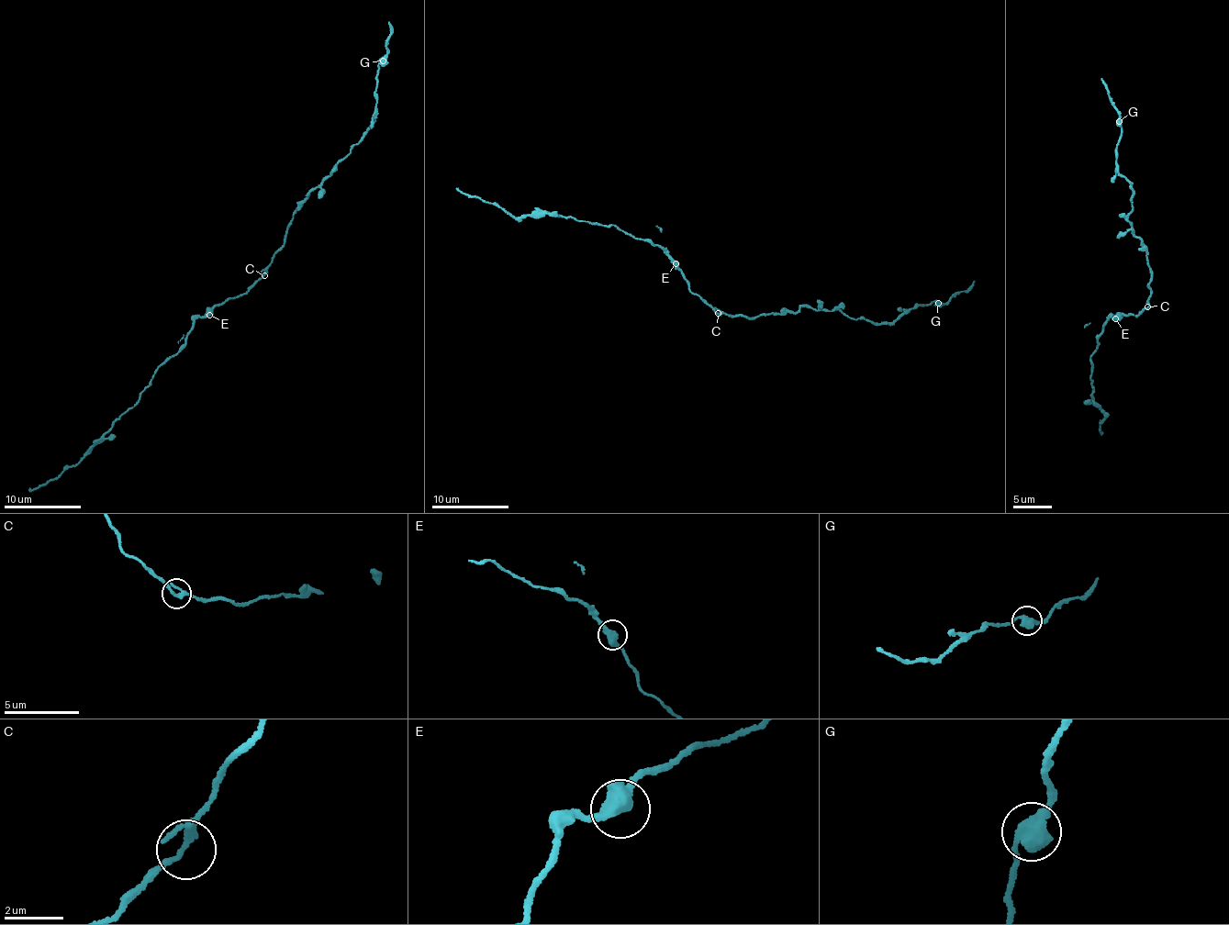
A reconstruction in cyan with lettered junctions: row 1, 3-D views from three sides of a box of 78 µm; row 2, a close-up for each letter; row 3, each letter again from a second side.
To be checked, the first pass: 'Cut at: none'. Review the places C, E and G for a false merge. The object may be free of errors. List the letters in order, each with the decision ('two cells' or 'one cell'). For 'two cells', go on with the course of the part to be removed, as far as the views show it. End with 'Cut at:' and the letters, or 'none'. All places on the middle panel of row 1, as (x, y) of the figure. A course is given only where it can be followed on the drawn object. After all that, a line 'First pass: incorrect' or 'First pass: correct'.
C: one cell
E: one cell
G: one cell
Cut at: none
First pass: correct

